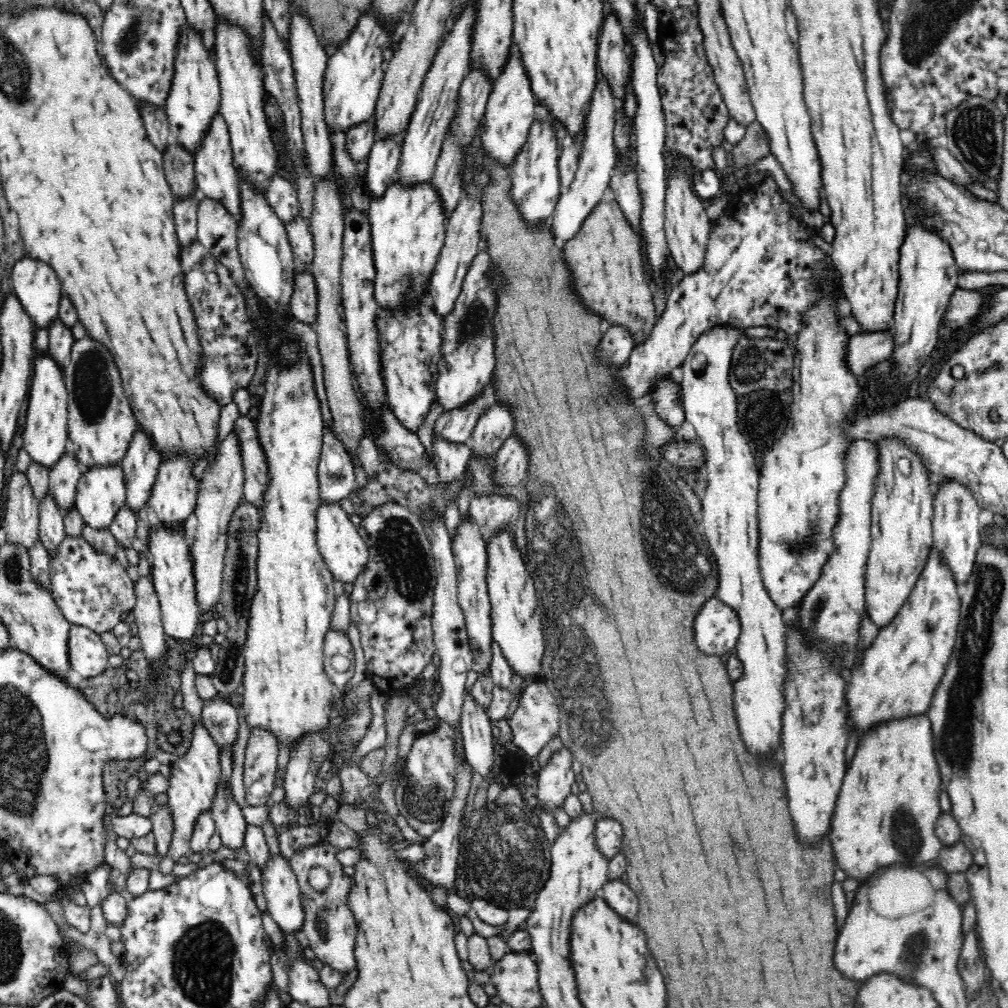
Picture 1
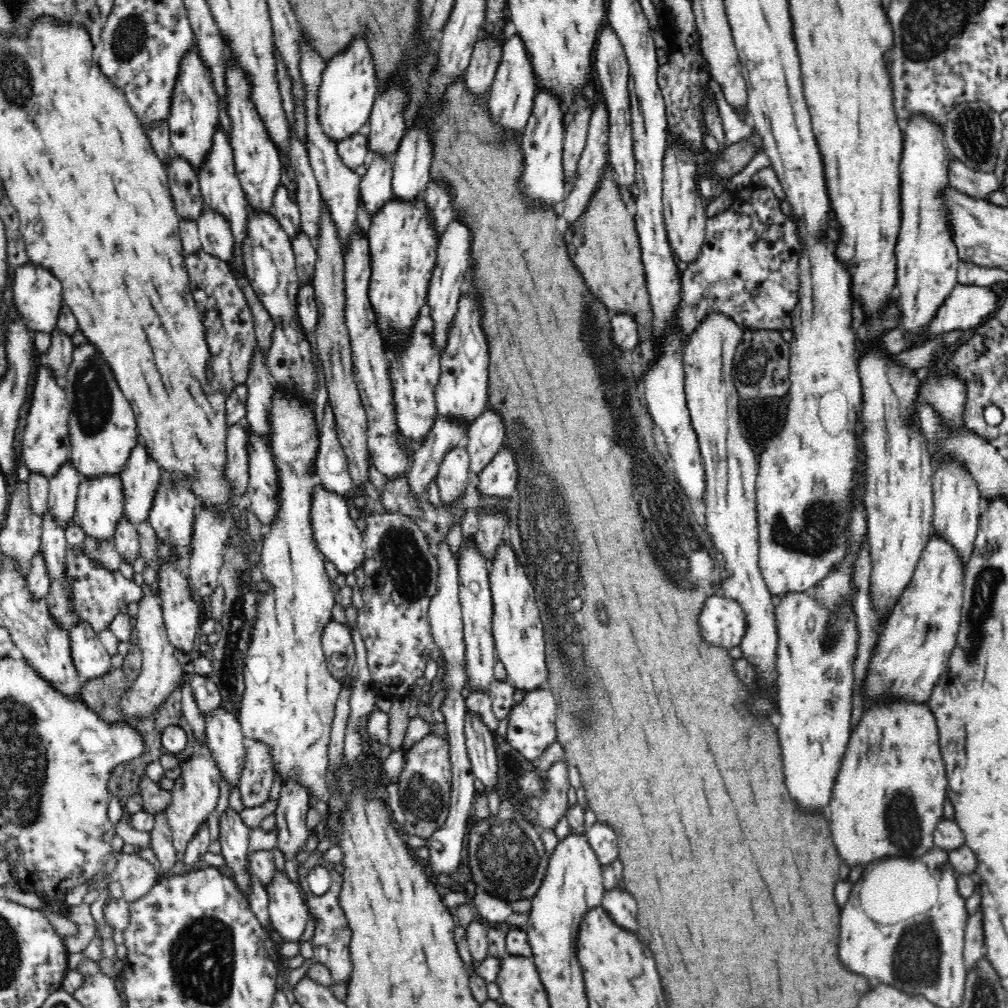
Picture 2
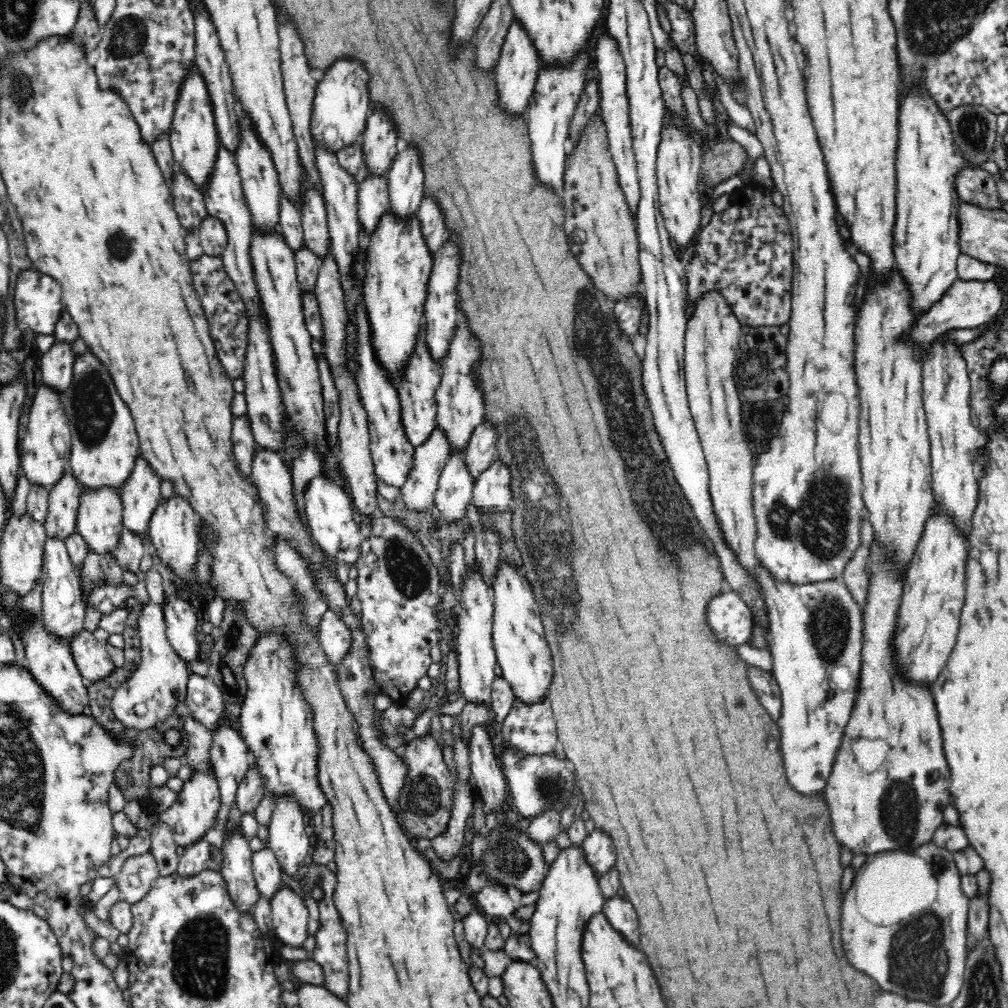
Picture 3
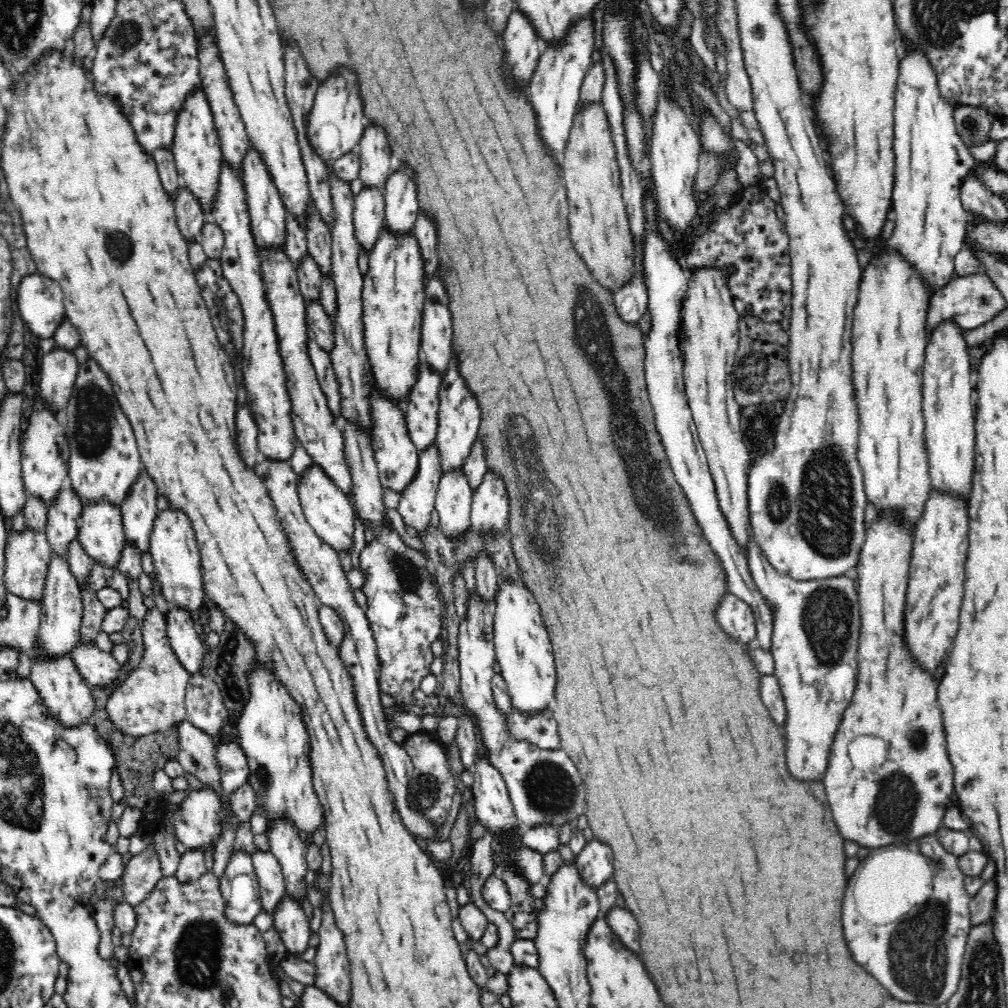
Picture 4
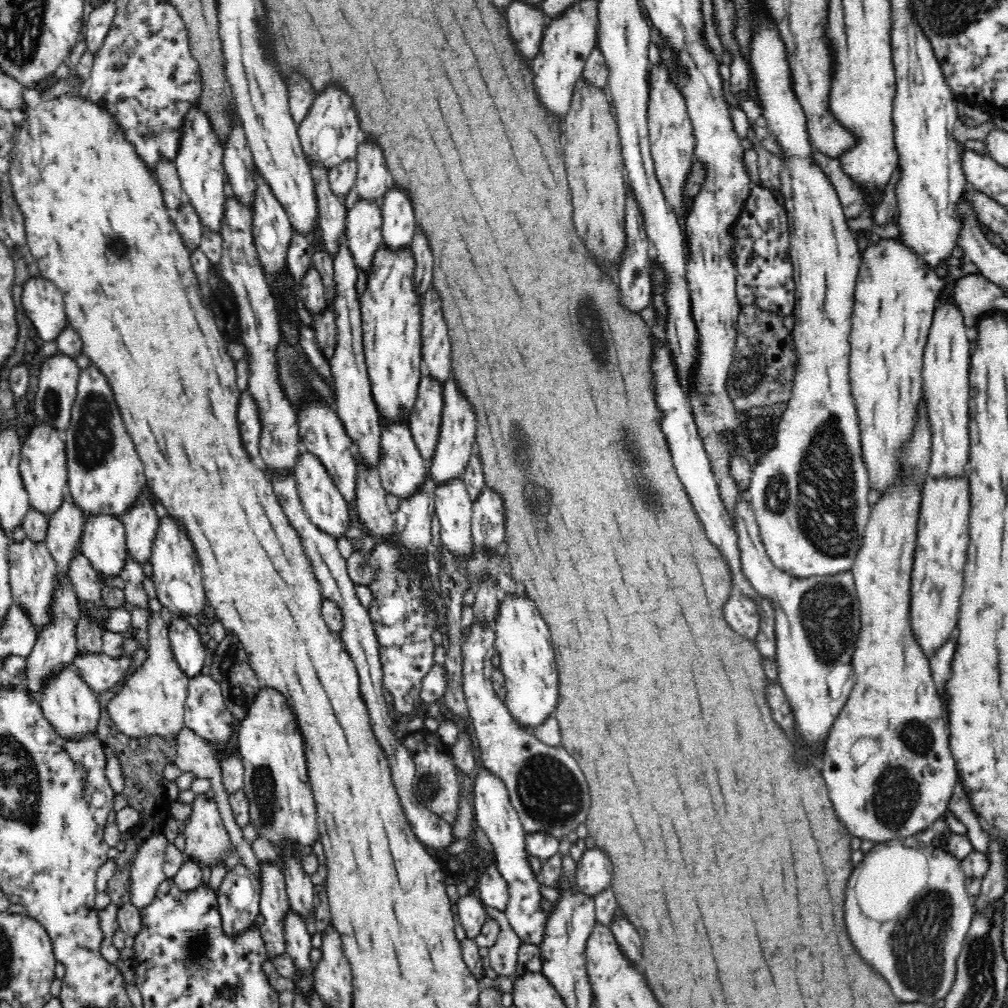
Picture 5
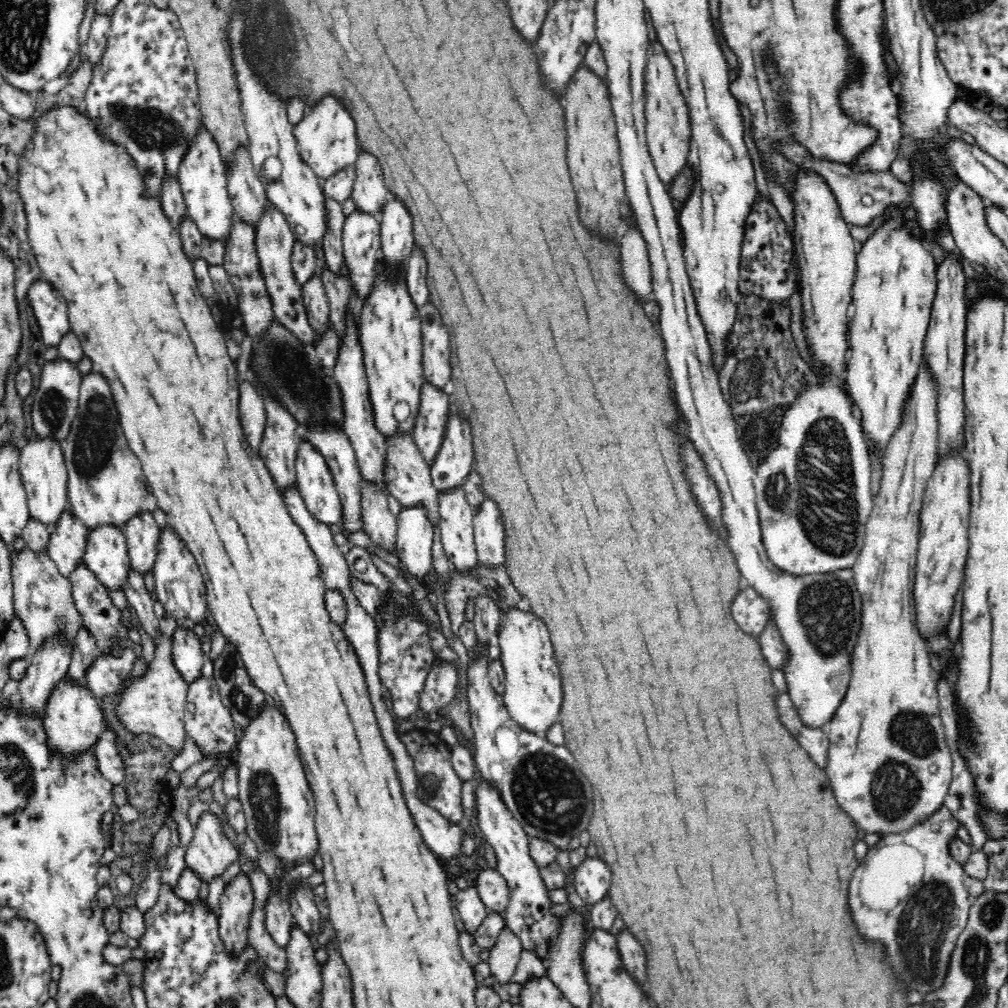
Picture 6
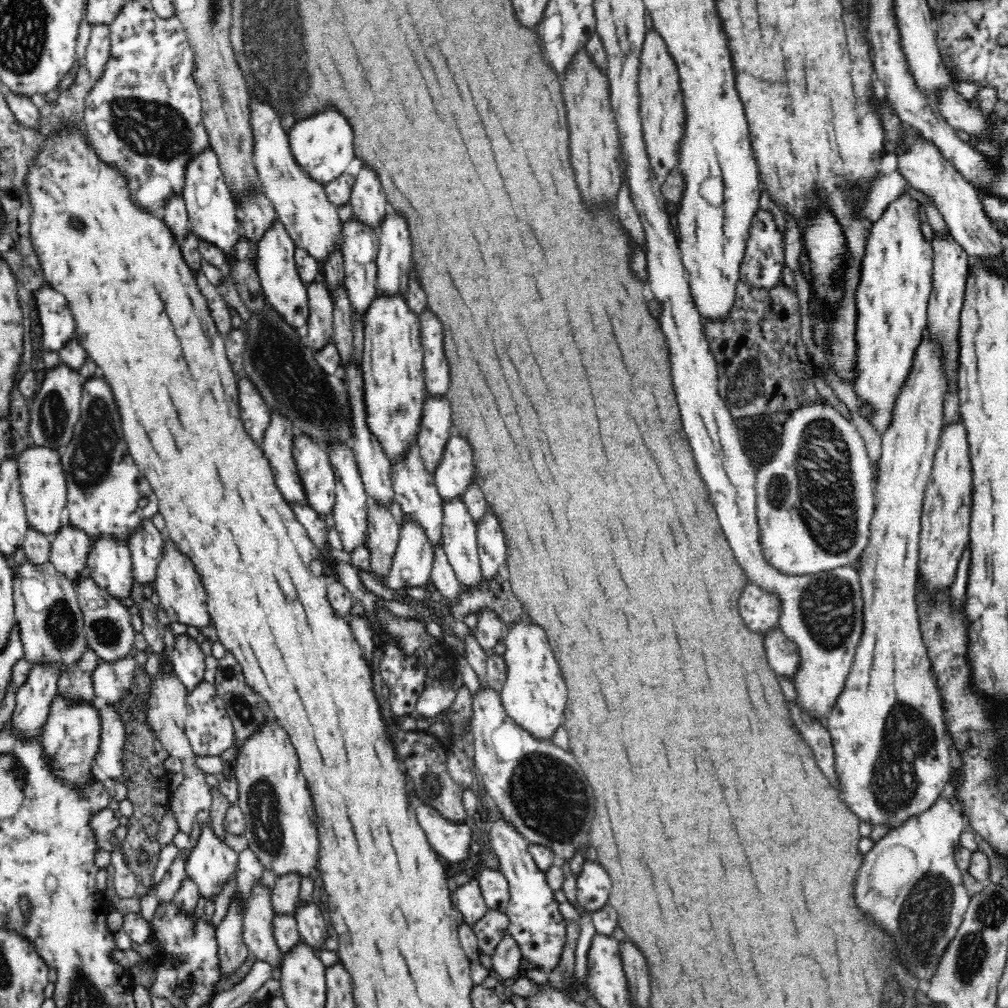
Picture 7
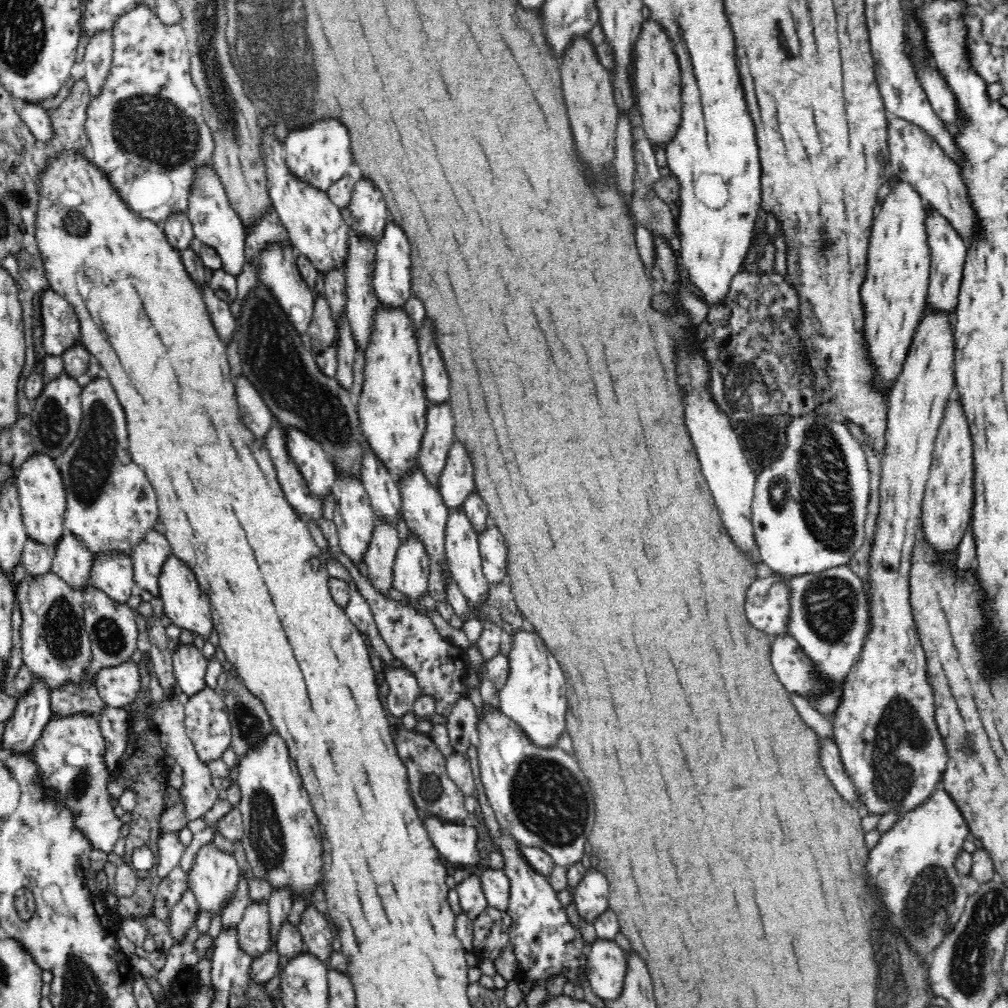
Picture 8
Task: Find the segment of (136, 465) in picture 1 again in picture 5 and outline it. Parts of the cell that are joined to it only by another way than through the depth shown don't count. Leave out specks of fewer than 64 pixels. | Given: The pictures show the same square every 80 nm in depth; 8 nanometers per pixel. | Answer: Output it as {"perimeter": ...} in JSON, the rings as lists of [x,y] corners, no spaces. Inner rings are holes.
{"perimeter":[[[142,496],[120,519],[125,528],[127,552],[136,564],[146,564],[153,556],[159,517],[148,496]]]}

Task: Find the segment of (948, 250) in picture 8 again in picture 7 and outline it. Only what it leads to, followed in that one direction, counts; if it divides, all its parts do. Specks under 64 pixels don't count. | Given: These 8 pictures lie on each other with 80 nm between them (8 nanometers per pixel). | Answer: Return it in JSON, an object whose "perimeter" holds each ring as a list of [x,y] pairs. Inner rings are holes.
{"perimeter":[[[949,231],[946,234],[936,234],[932,236],[930,244],[933,250],[933,271],[932,288],[927,304],[927,328],[933,336],[937,336],[938,341],[944,343],[946,354],[946,368],[950,376],[950,393],[946,396],[945,402],[945,424],[948,421],[958,420],[961,417],[959,400],[956,393],[956,368],[959,344],[957,332],[959,329],[959,316],[963,303],[964,287],[968,276],[968,253],[962,247],[954,235]]]}

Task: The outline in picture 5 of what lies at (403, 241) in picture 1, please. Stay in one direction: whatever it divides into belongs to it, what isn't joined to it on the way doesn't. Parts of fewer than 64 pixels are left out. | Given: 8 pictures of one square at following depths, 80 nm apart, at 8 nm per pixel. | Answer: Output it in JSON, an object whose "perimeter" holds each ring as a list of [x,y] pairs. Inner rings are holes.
{"perimeter":[[[380,246],[359,301],[367,375],[382,427],[409,424],[409,418],[402,412],[414,410],[422,380],[421,299],[413,289],[413,270],[410,248],[392,252]]]}

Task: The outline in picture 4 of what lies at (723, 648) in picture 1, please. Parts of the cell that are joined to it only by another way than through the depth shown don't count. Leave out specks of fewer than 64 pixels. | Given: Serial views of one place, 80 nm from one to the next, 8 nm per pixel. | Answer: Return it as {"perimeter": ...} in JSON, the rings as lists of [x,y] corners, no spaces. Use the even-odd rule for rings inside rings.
{"perimeter":[[[728,594],[726,600],[722,600],[722,608],[718,608],[718,620],[722,620],[722,626],[726,632],[730,632],[730,636],[742,642],[748,643],[757,636],[754,609],[734,594]]]}

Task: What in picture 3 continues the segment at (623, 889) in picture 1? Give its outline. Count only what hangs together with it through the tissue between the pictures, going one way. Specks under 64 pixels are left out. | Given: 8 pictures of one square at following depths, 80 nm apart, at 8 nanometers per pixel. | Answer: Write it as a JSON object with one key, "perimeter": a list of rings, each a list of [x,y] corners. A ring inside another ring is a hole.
{"perimeter":[[[618,896],[605,902],[603,914],[612,926],[612,929],[620,933],[626,942],[630,942],[632,946],[638,948],[640,940],[638,940],[638,920],[636,920],[636,912],[634,908],[626,902],[620,900]]]}

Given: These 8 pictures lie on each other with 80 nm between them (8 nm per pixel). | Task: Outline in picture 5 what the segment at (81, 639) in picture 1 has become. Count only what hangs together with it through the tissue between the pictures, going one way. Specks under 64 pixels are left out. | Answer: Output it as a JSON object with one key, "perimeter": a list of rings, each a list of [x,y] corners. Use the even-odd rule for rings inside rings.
{"perimeter":[[[105,653],[76,656],[74,665],[78,667],[81,678],[96,694],[106,692],[125,680],[132,664],[132,655],[111,657]]]}

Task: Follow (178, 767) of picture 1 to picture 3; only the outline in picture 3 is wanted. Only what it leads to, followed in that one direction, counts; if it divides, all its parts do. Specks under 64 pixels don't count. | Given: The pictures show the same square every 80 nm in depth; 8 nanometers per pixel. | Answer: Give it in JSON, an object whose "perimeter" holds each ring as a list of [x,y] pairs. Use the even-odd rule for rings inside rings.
{"perimeter":[[[193,772],[178,793],[176,804],[172,804],[165,811],[159,813],[159,821],[166,823],[170,827],[178,846],[189,847],[200,842],[206,836],[206,832],[212,828],[220,805],[221,794],[214,772],[206,772],[206,774]]]}

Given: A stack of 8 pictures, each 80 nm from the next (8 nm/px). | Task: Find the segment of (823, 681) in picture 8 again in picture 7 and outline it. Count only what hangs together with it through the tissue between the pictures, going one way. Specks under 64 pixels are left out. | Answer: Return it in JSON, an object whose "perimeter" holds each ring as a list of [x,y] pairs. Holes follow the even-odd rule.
{"perimeter":[[[778,628],[770,631],[766,636],[766,652],[774,672],[794,683],[798,668],[801,666],[798,645]]]}

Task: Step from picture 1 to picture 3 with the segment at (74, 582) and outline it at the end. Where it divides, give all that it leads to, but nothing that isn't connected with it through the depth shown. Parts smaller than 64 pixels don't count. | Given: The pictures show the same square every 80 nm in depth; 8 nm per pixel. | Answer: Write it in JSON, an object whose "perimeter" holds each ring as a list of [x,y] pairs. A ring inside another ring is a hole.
{"perimeter":[[[144,581],[138,582],[135,586],[104,584],[100,588],[94,588],[88,596],[83,596],[82,594],[82,601],[84,601],[84,606],[90,603],[92,607],[98,607],[102,611],[102,615],[105,615],[110,614],[117,608],[122,608],[129,597],[136,598],[142,605],[151,602]]]}

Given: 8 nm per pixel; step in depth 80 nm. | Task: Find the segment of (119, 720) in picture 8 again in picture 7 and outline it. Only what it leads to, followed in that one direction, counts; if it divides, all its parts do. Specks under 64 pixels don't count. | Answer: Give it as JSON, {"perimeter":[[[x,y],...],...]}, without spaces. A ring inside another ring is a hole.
{"perimeter":[[[101,704],[97,708],[100,719],[100,750],[94,762],[97,780],[118,779],[123,771],[123,748],[126,744],[126,723],[113,705]]]}

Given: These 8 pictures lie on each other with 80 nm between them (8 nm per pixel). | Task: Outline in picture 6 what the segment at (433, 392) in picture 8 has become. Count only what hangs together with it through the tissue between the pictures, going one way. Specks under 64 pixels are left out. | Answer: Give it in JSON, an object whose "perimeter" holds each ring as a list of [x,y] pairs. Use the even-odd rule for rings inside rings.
{"perimeter":[[[431,302],[419,308],[423,344],[423,375],[425,382],[438,390],[447,390],[451,380],[448,332],[438,310]]]}

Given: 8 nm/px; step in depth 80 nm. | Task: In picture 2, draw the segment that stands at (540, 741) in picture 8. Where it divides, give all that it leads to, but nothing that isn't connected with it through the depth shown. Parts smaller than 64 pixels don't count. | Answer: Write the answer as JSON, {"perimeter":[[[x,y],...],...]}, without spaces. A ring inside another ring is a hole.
{"perimeter":[[[506,542],[500,546],[489,569],[490,588],[493,600],[493,639],[497,660],[505,669],[505,680],[525,696],[540,691],[548,684],[545,636],[539,608],[535,601],[535,588],[526,573],[527,566],[518,562],[516,555]]]}

